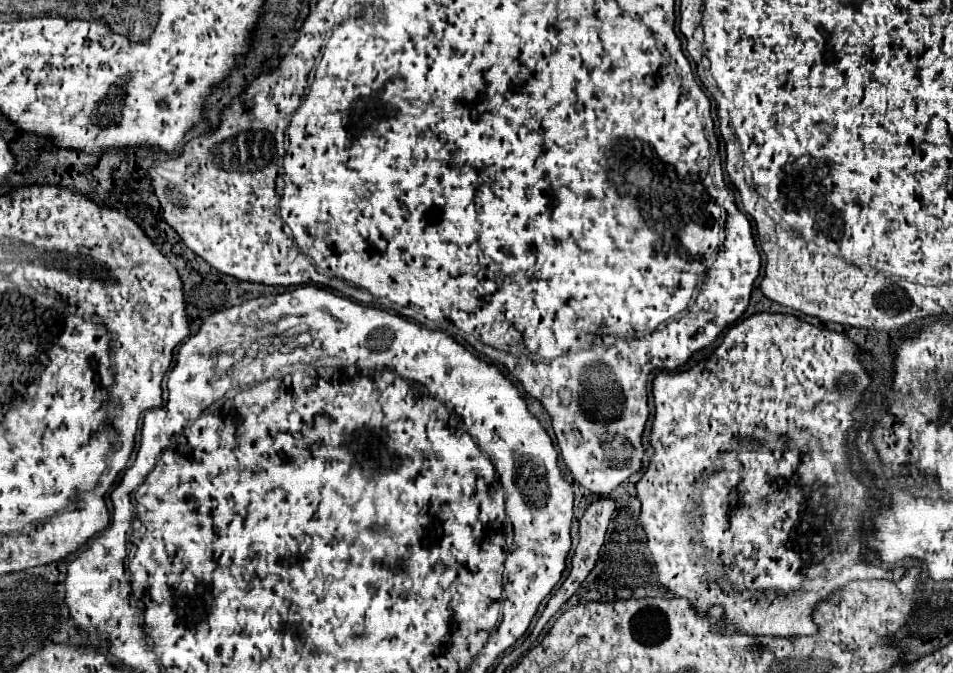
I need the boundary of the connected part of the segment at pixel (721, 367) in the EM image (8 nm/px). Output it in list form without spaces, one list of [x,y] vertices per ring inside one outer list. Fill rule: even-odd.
[[[757,313],[757,315],[751,315],[749,319],[745,319],[745,321],[741,321],[741,323],[737,323],[735,327],[731,327],[729,331],[727,331],[727,335],[725,335],[725,339],[723,339],[723,343],[715,349],[715,353],[711,355],[711,359],[707,359],[705,361],[701,361],[694,366],[689,368],[685,368],[681,371],[681,369],[674,369],[671,371],[668,370],[660,370],[657,371],[654,379],[653,379],[653,401],[655,401],[655,419],[653,419],[653,431],[651,431],[651,445],[653,445],[654,454],[650,461],[650,465],[646,472],[643,474],[641,481],[637,483],[637,495],[639,495],[639,499],[641,499],[641,523],[643,523],[643,527],[645,527],[645,531],[647,531],[647,537],[649,537],[649,541],[647,541],[647,547],[649,547],[649,551],[651,551],[651,555],[653,555],[653,559],[655,559],[655,563],[657,563],[657,569],[659,569],[659,583],[661,585],[665,585],[671,593],[675,593],[675,595],[683,595],[683,597],[687,597],[695,607],[697,607],[697,611],[699,613],[705,613],[707,611],[707,607],[711,607],[711,605],[721,605],[721,607],[725,607],[725,619],[727,621],[723,621],[725,625],[723,625],[723,629],[721,629],[721,633],[747,633],[747,635],[779,635],[779,637],[791,637],[791,635],[811,635],[811,633],[815,633],[815,623],[811,621],[811,611],[813,611],[813,607],[815,607],[815,603],[819,603],[821,599],[825,599],[825,597],[829,597],[835,589],[839,589],[839,587],[843,587],[845,583],[849,583],[849,581],[855,581],[855,579],[889,579],[889,581],[895,581],[895,579],[901,579],[903,577],[903,573],[905,573],[905,567],[895,567],[893,571],[885,571],[885,569],[881,569],[881,567],[869,567],[863,559],[861,559],[861,533],[859,533],[859,525],[861,525],[861,519],[863,519],[863,513],[869,509],[869,505],[873,505],[873,501],[869,499],[869,495],[867,495],[867,489],[863,487],[863,483],[859,483],[857,479],[855,479],[855,475],[851,475],[851,471],[849,471],[849,463],[847,463],[847,447],[845,447],[845,433],[853,427],[853,417],[851,417],[851,411],[855,409],[855,405],[857,405],[857,401],[861,399],[861,395],[863,395],[863,391],[867,389],[867,385],[869,385],[869,375],[865,373],[865,369],[863,369],[863,365],[859,363],[859,359],[857,359],[857,347],[855,347],[855,343],[851,341],[851,339],[847,339],[843,333],[833,333],[833,331],[829,331],[829,329],[821,329],[821,327],[815,327],[815,325],[807,325],[807,323],[803,323],[803,321],[799,321],[797,317],[793,317],[793,315],[781,315],[781,313]],[[757,427],[763,427],[767,433],[775,433],[775,437],[781,437],[781,439],[785,439],[787,441],[787,445],[789,447],[793,447],[795,445],[795,451],[783,451],[783,449],[779,449],[779,451],[767,451],[767,449],[763,449],[761,445],[757,445],[755,441],[757,441],[757,433],[755,433],[755,429]],[[731,441],[741,441],[739,443],[739,447],[735,449],[735,451],[731,451],[731,457],[727,459],[729,463],[735,463],[733,465],[733,469],[731,469],[731,465],[727,467],[727,465],[723,465],[721,463],[721,455],[723,453],[727,453],[729,451],[729,443]],[[703,473],[711,473],[713,477],[701,487],[701,503],[699,503],[699,515],[695,515],[695,511],[697,511],[697,495],[693,493],[693,485],[699,481],[699,477],[703,475]]]

